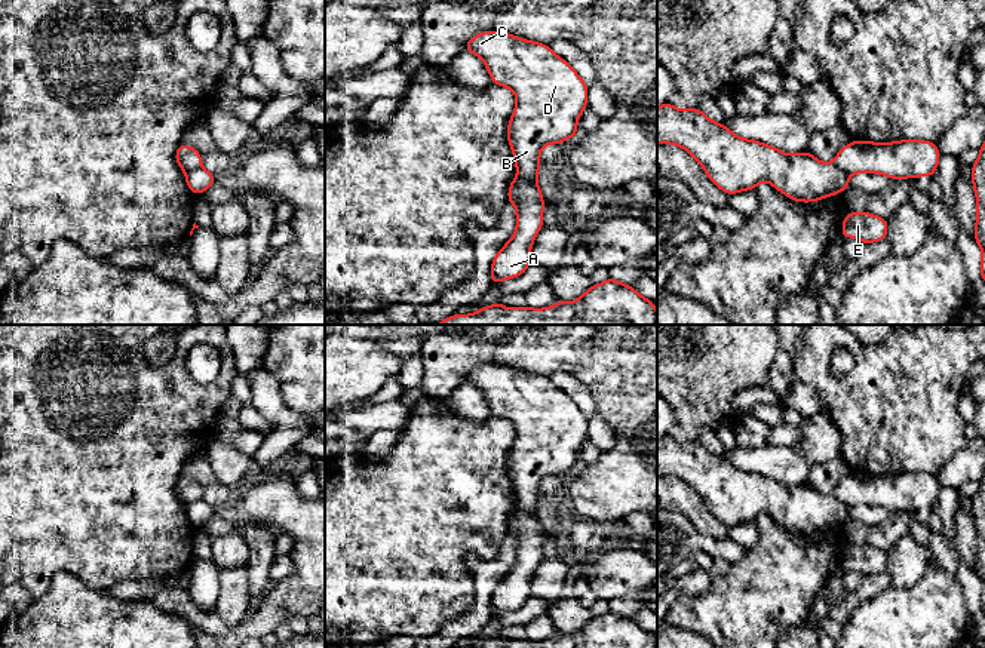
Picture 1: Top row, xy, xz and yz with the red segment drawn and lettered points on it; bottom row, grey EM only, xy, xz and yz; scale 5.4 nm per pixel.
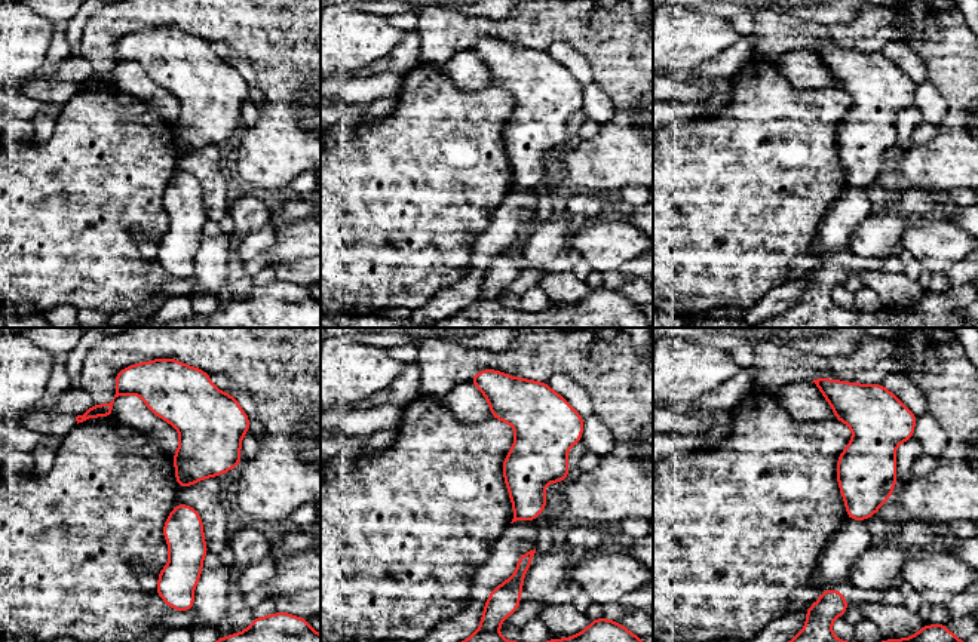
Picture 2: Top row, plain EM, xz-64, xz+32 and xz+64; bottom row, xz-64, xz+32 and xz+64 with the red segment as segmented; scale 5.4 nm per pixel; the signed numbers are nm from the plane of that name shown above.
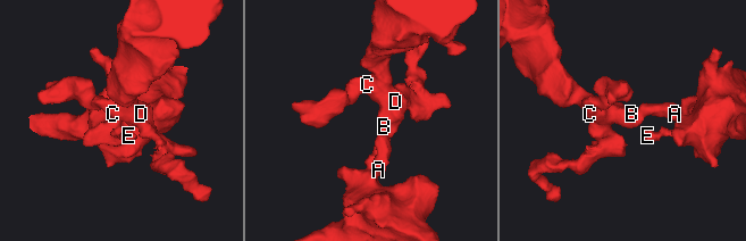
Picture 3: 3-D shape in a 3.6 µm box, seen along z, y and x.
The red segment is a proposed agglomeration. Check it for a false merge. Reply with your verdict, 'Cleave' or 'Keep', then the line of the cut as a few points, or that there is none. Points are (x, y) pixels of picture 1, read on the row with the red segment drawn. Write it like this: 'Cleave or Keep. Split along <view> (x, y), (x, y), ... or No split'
Cleave. Split along xz (518, 172), (534, 183)

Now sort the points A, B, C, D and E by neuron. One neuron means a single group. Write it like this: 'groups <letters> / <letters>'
groups A E / B C D

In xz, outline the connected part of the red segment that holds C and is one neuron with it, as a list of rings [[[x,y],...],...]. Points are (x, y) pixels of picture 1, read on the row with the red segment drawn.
[[[484,31],[472,37],[464,50],[479,56],[494,85],[506,86],[516,95],[516,107],[507,125],[516,171],[536,182],[540,151],[546,144],[561,144],[577,136],[577,119],[586,110],[587,85],[574,68],[555,55],[547,44],[530,42],[504,31]]]

